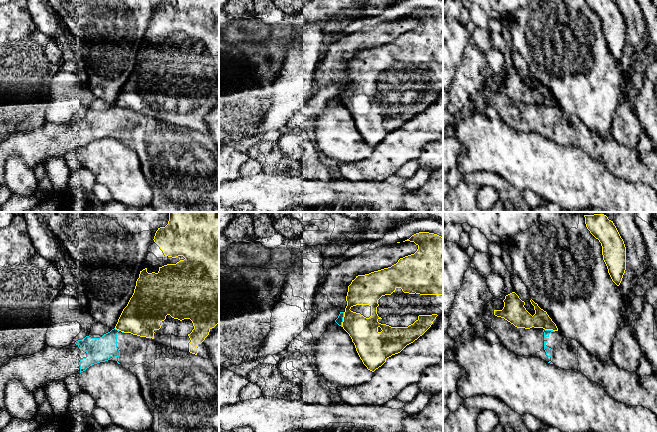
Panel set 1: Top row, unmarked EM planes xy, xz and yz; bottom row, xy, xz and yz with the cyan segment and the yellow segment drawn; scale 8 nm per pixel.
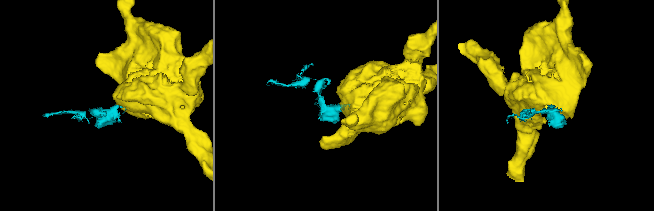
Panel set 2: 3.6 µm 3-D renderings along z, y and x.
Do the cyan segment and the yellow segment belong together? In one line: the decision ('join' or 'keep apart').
keep apart

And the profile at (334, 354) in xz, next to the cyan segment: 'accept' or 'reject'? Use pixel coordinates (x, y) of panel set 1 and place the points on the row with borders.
reject

